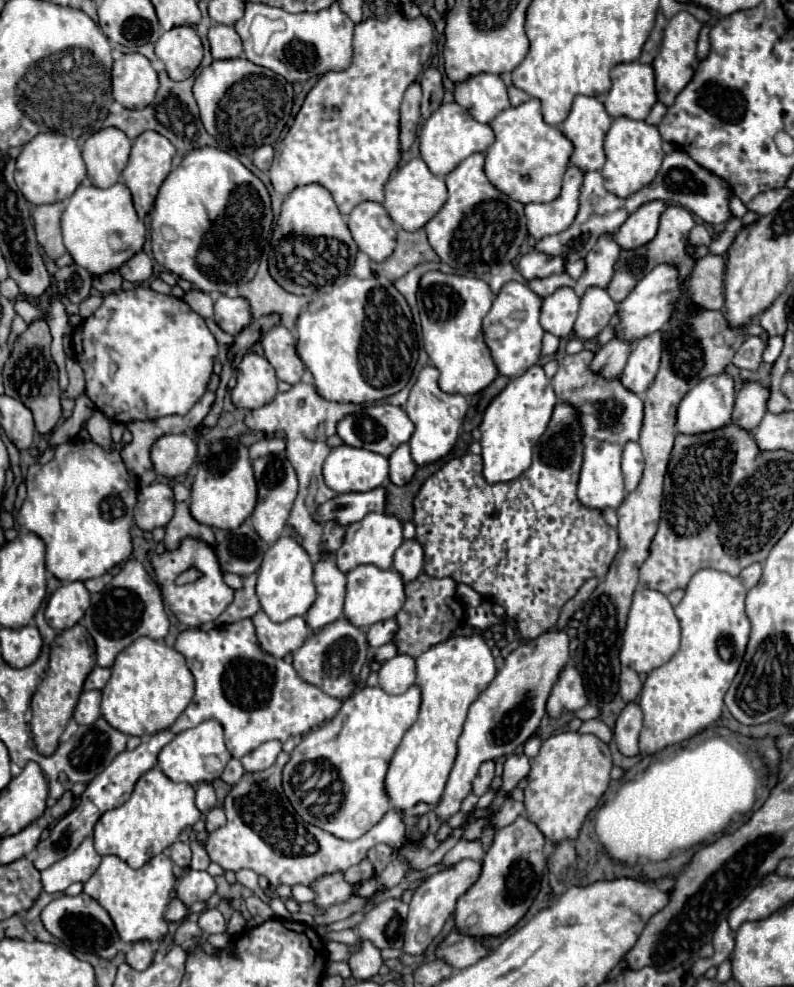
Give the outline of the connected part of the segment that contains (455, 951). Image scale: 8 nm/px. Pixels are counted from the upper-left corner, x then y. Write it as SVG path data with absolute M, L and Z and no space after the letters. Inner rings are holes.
M451 931L435 949L435 959L447 961L453 969L465 969L479 959L483 959L489 951L475 937L465 937L457 931Z

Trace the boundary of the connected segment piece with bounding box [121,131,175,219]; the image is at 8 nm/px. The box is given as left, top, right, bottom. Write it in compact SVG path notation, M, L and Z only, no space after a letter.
M145 131L145 133L141 133L133 141L131 157L129 157L127 167L121 173L121 181L131 189L133 203L135 203L137 215L141 219L151 211L151 207L155 203L155 197L157 197L157 191L159 191L161 183L165 181L165 177L171 171L171 159L173 159L173 155L175 155L175 147L171 145L171 141L167 141L167 137L163 137L163 135L155 133L155 131Z

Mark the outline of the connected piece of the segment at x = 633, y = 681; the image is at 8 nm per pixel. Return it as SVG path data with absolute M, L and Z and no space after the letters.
M623 667L621 677L619 677L619 695L623 697L625 703L629 703L629 701L637 701L639 691L641 691L639 675L633 669Z

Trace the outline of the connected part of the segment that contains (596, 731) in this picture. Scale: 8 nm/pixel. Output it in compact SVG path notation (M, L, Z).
M599 719L583 721L581 727L579 727L579 733L593 733L593 735L597 735L601 741L605 741L605 743L611 741L611 729L609 729L603 721L599 721Z

